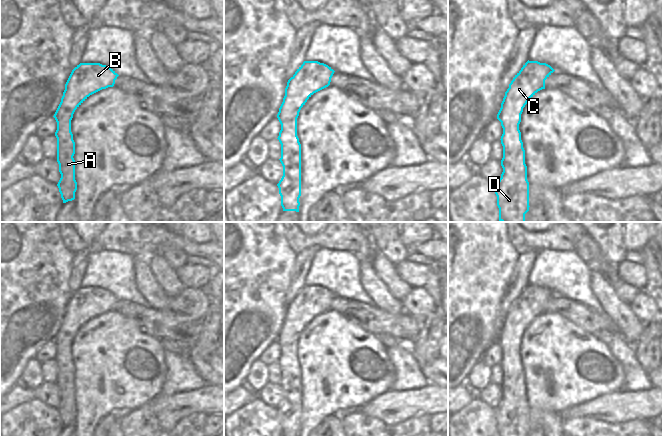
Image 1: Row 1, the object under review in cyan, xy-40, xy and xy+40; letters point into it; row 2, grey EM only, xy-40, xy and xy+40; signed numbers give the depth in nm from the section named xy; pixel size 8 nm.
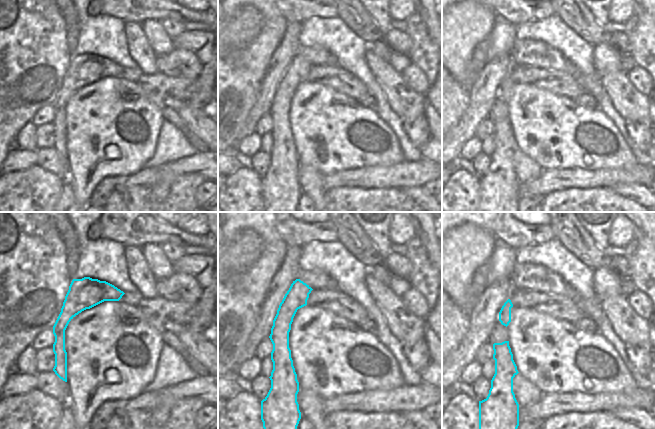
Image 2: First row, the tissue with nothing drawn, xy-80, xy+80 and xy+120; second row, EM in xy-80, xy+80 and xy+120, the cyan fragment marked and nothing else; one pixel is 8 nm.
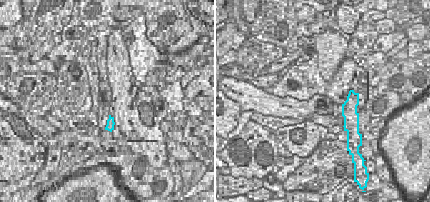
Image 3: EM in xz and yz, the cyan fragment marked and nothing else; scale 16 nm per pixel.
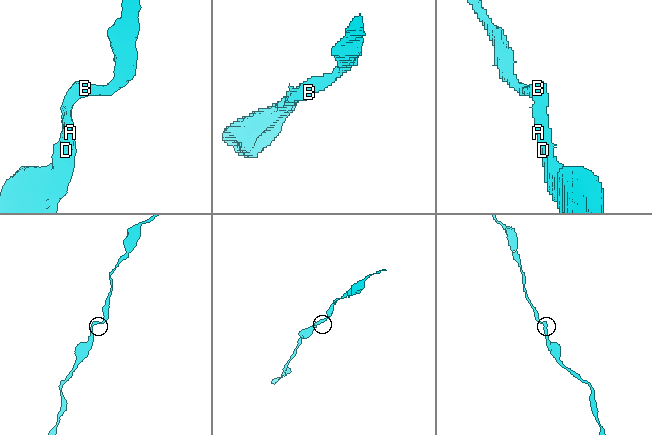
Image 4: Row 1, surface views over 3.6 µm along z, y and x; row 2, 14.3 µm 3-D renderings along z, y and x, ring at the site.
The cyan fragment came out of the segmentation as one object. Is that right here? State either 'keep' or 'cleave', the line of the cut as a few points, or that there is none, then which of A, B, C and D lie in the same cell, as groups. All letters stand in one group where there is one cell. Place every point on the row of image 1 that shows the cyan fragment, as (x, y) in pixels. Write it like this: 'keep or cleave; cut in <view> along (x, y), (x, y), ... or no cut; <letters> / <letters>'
keep; no cut; A B C D

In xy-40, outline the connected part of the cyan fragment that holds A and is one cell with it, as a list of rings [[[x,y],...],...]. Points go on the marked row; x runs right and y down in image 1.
[[[80,63],[71,72],[61,102],[54,114],[57,122],[57,162],[61,178],[57,184],[63,203],[75,199],[75,142],[71,120],[75,110],[92,94],[113,87],[119,75],[100,63]]]

